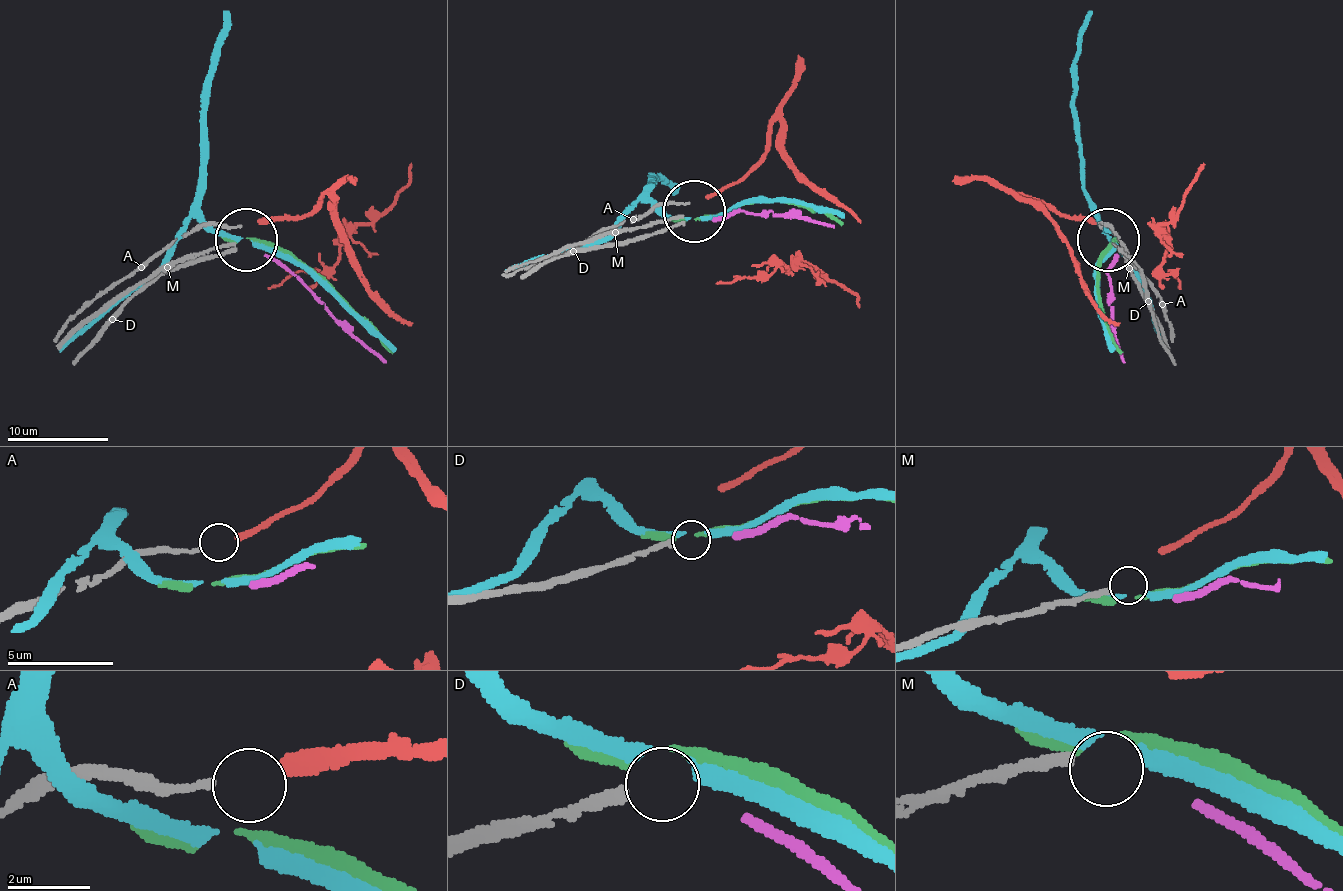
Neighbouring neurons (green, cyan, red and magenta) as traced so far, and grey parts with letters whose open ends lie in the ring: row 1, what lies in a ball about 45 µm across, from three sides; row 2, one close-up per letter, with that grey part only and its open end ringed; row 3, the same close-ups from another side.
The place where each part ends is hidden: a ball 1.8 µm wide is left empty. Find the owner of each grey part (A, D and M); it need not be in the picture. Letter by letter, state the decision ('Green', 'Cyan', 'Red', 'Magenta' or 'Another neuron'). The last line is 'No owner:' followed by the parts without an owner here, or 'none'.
A: Red
D: Another neuron
M: Another neuron
No owner: D, M

